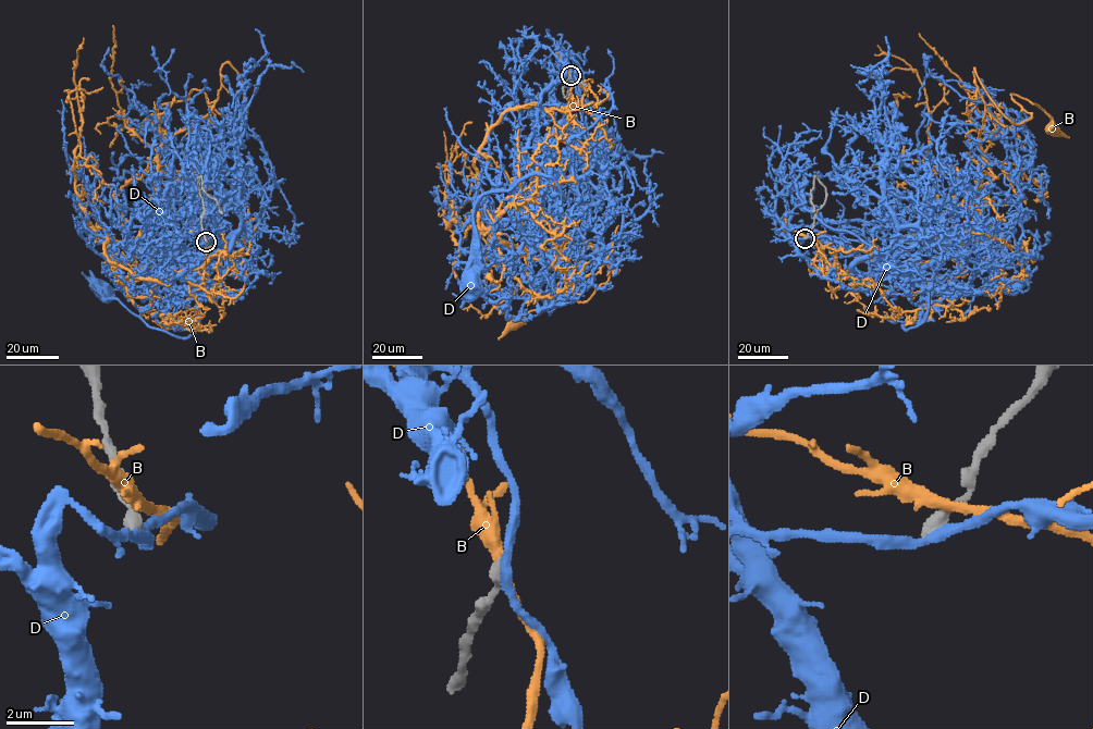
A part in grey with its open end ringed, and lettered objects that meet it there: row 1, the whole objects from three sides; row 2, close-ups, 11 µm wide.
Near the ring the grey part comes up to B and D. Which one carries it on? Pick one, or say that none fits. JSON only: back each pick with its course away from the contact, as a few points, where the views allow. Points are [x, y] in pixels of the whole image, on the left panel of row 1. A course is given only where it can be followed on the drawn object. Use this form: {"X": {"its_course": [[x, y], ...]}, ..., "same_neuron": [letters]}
{"same_neuron": []}

